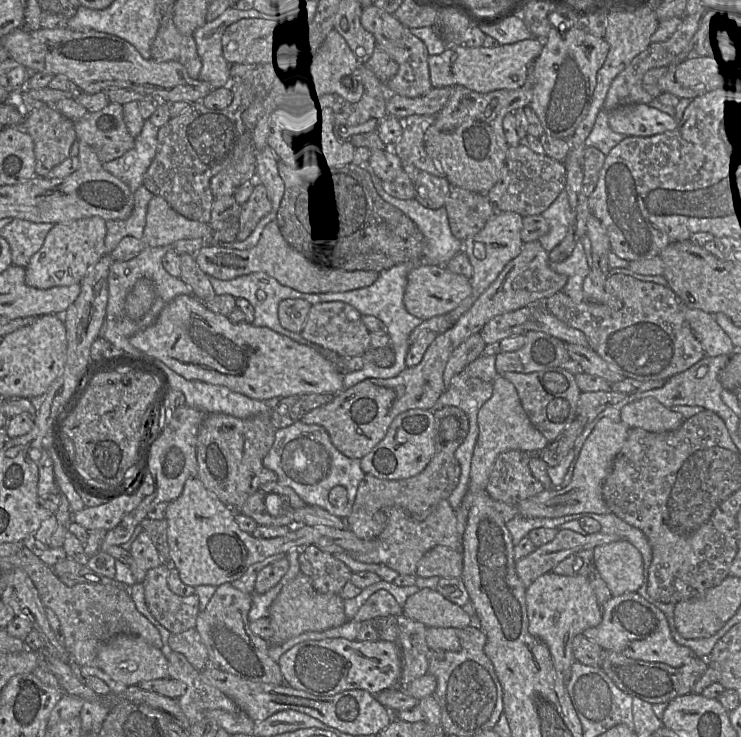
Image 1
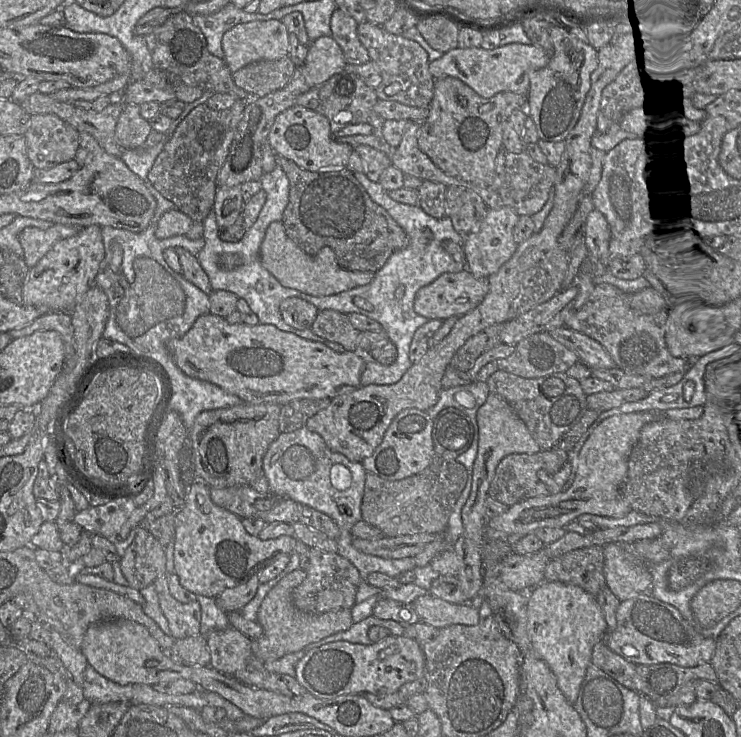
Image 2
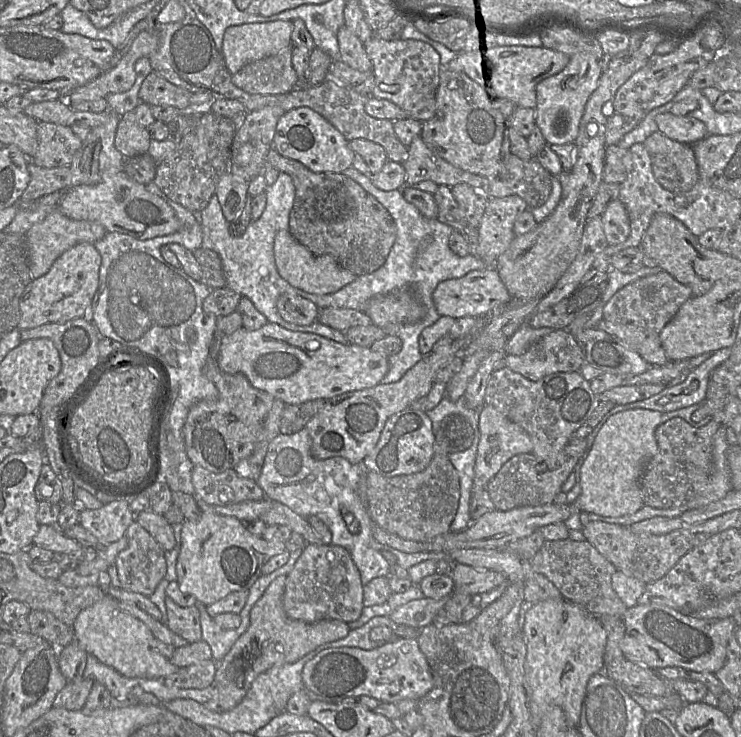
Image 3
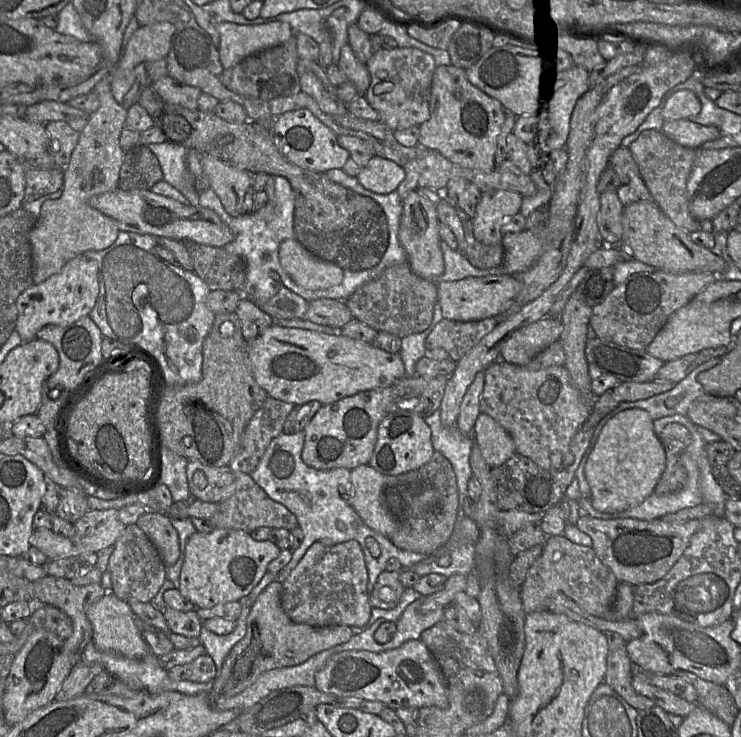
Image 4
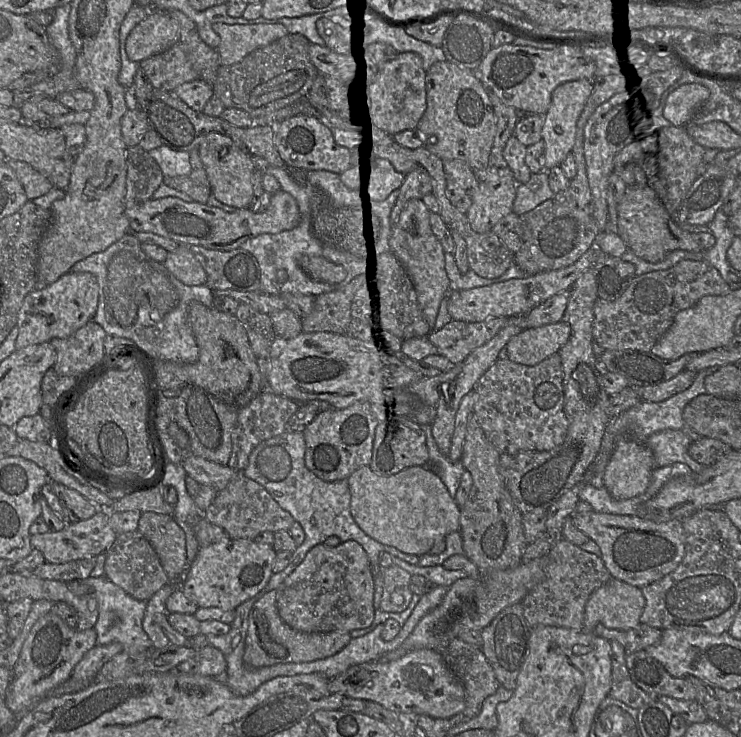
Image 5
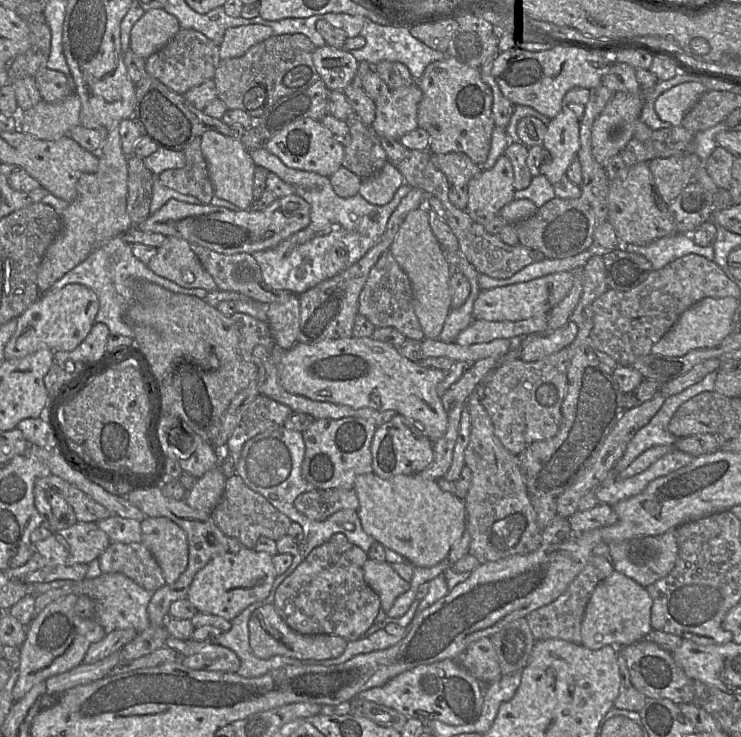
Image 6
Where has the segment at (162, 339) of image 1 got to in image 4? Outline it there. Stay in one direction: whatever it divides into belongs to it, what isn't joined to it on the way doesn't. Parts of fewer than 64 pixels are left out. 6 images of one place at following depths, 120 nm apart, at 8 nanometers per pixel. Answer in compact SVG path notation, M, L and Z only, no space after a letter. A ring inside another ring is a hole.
M273 324L247 343L252 374L268 396L302 405L318 401L334 403L362 391L386 388L405 376L399 353L392 354L371 343L316 331L284 328Z

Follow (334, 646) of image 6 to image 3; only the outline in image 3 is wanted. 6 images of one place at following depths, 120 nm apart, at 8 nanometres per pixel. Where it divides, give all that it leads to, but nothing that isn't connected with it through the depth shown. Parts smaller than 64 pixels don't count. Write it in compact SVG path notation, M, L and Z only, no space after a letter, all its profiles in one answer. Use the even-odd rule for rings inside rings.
M282 575L270 583L251 611L249 628L217 663L214 679L217 694L204 704L209 710L223 713L233 709L260 674L276 665L294 663L320 645L342 639L350 632L348 623L341 620L323 619L307 623L289 618L283 609L286 579L287 576Z

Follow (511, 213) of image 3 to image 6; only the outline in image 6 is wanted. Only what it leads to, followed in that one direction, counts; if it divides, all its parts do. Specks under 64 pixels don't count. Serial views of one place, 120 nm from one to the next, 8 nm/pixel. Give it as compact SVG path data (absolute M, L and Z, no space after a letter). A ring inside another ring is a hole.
M503 154L492 168L482 170L469 181L466 211L475 222L485 226L514 199L514 192L513 167Z

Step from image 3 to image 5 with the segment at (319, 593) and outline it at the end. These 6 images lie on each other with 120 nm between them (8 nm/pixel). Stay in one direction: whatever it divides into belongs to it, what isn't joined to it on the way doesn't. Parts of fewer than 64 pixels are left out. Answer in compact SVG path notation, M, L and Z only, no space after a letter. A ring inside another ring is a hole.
M349 540L337 547L317 544L276 589L276 606L281 619L296 631L350 633L373 623L374 591L370 561L358 542Z

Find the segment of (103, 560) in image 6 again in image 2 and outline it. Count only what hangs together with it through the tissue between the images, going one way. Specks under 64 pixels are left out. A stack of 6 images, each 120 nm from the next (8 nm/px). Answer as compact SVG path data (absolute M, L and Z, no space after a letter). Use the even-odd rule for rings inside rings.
M141 525L119 563L129 587L140 591L166 572L166 556L159 541Z

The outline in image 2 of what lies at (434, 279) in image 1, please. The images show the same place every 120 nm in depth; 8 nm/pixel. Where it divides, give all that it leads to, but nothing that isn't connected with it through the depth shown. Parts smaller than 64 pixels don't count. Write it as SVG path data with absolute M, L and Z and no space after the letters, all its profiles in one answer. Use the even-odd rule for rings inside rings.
M468 269L456 273L444 273L417 291L414 299L414 310L418 315L428 320L444 321L452 317L459 318L480 305L488 291L488 279L477 278Z

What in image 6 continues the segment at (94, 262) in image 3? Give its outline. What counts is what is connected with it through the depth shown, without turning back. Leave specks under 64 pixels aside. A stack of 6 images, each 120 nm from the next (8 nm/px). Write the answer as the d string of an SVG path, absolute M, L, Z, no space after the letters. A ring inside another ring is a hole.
M67 284L54 292L45 292L17 320L17 328L4 348L5 360L22 358L39 349L71 351L88 335L99 309L96 293L85 285Z

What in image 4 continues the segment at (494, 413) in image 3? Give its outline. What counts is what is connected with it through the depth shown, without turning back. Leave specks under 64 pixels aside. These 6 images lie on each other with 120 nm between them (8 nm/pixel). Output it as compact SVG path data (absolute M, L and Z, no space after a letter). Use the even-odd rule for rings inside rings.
M480 413L473 430L474 441L491 467L500 466L516 453L510 434L491 416Z

